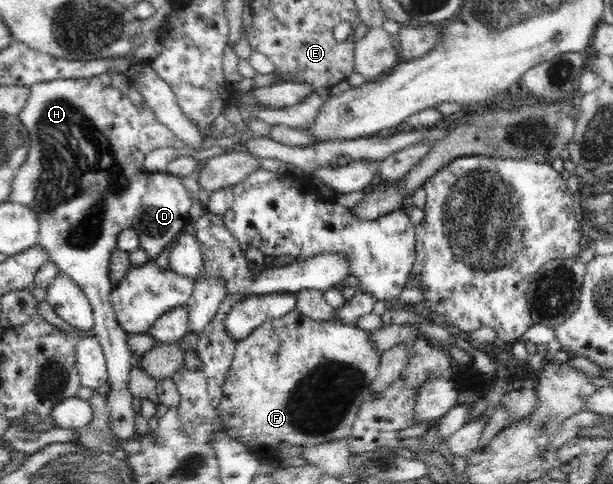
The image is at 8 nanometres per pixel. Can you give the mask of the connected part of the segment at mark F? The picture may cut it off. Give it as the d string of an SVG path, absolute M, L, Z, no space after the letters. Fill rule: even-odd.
M292 309L290 313L284 314L284 317L264 321L262 325L259 325L252 333L249 333L248 337L239 341L235 347L234 357L228 369L228 377L226 377L224 385L222 385L222 401L218 405L218 414L220 414L224 432L228 434L228 437L245 443L248 447L257 446L260 451L272 448L273 452L278 454L277 459L279 460L296 459L308 447L328 443L328 441L336 439L344 439L344 437L348 438L352 425L357 418L359 407L371 395L371 383L378 375L378 367L380 367L380 352L376 352L376 347L372 344L372 338L368 335L370 335L368 330L362 330L356 325L346 325L340 323L340 321L314 321L310 317L303 316L298 309Z

